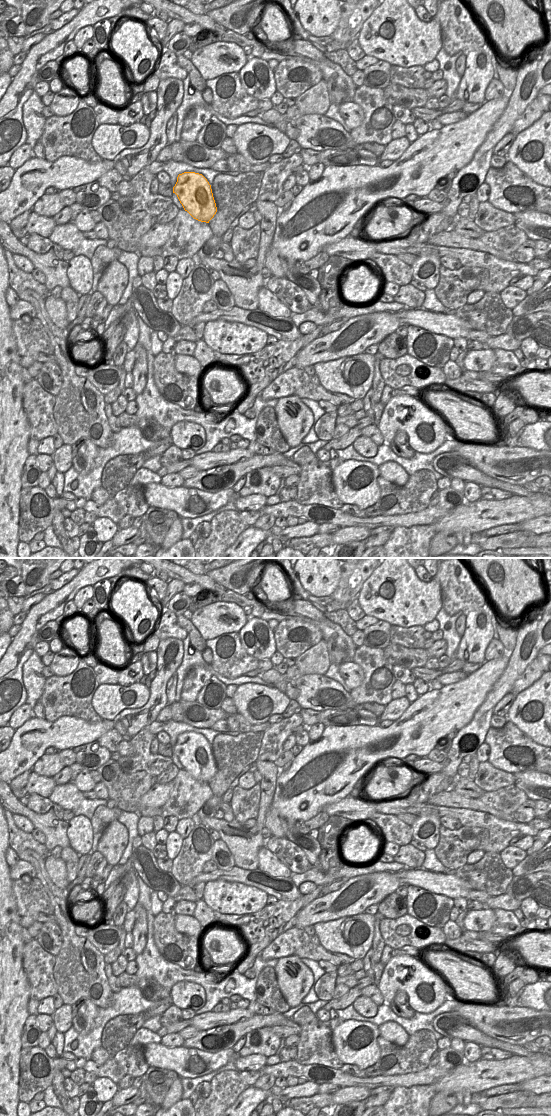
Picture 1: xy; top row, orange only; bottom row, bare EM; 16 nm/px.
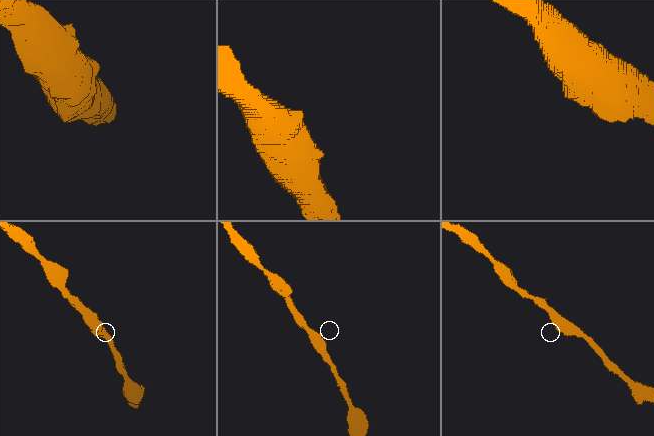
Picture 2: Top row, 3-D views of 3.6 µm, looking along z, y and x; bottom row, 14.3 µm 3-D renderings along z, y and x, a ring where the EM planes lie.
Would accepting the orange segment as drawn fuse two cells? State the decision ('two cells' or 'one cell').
one cell

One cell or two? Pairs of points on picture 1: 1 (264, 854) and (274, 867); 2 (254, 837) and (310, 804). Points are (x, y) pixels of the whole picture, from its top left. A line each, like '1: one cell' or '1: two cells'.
1: one cell
2: two cells

